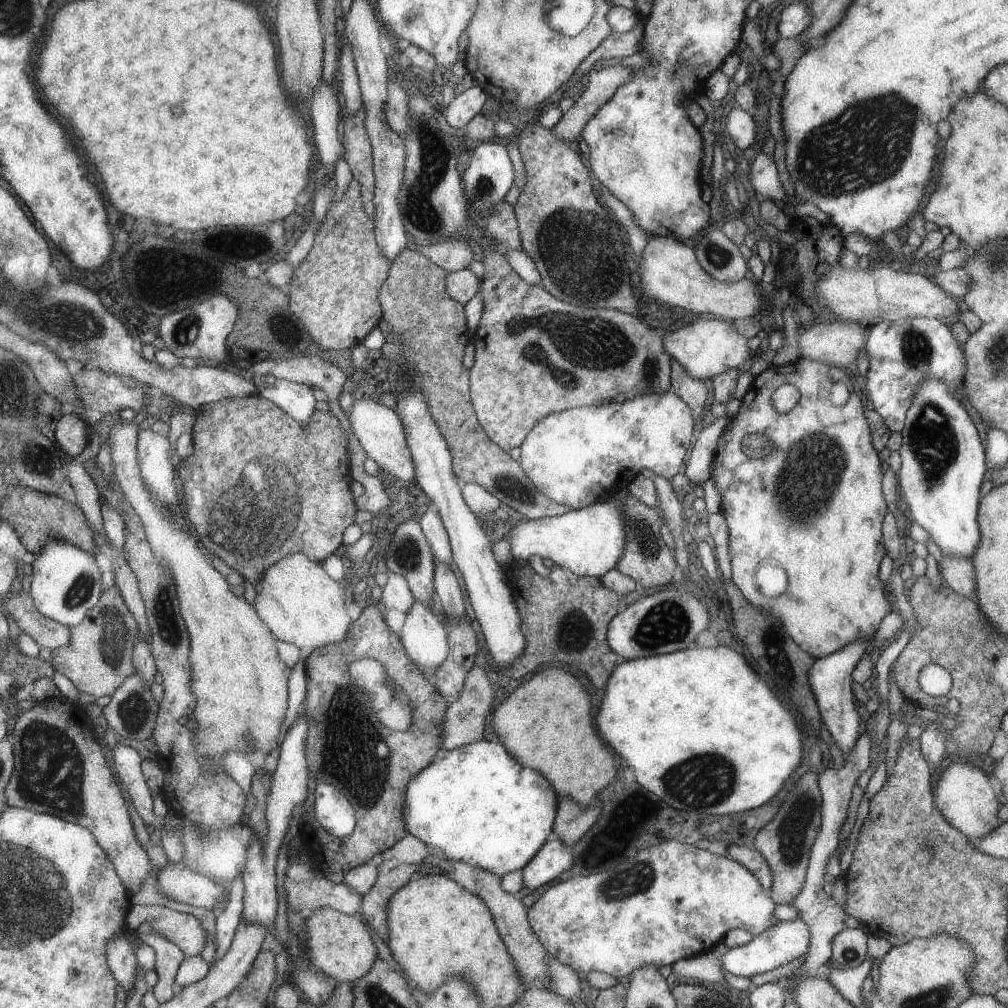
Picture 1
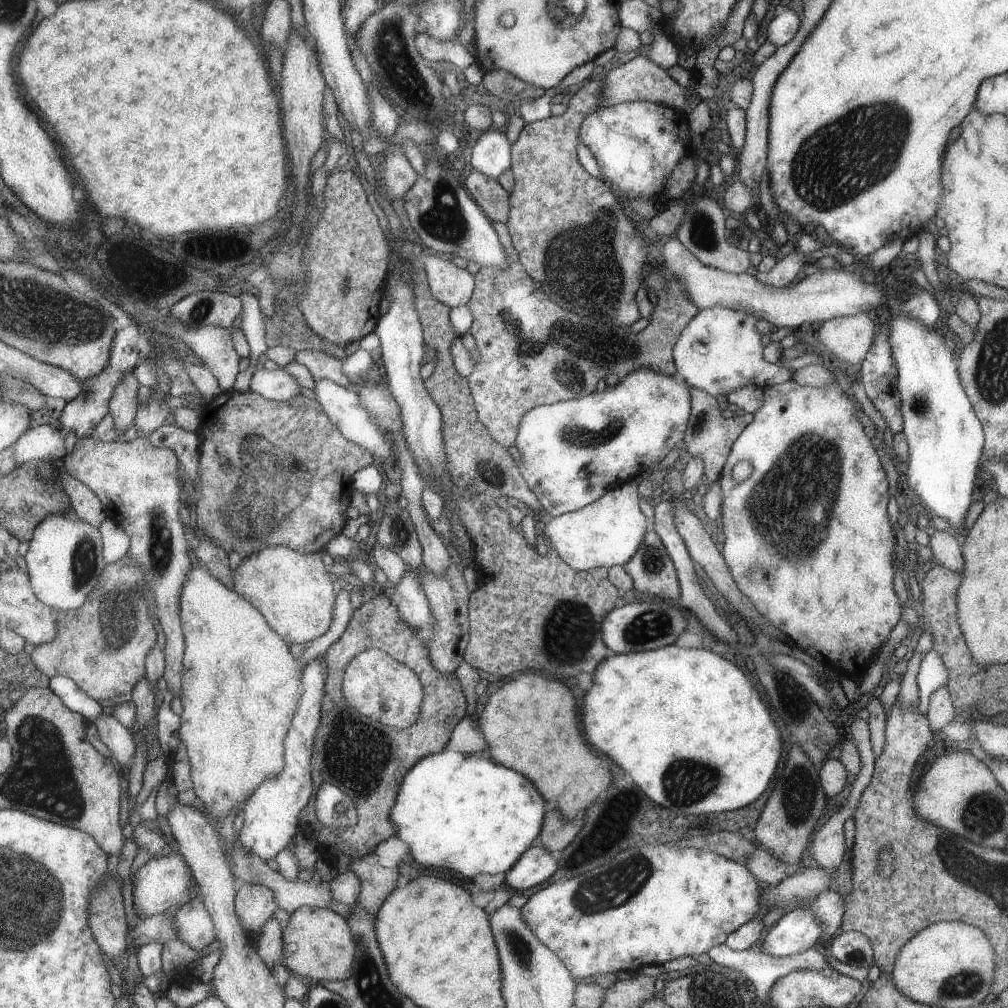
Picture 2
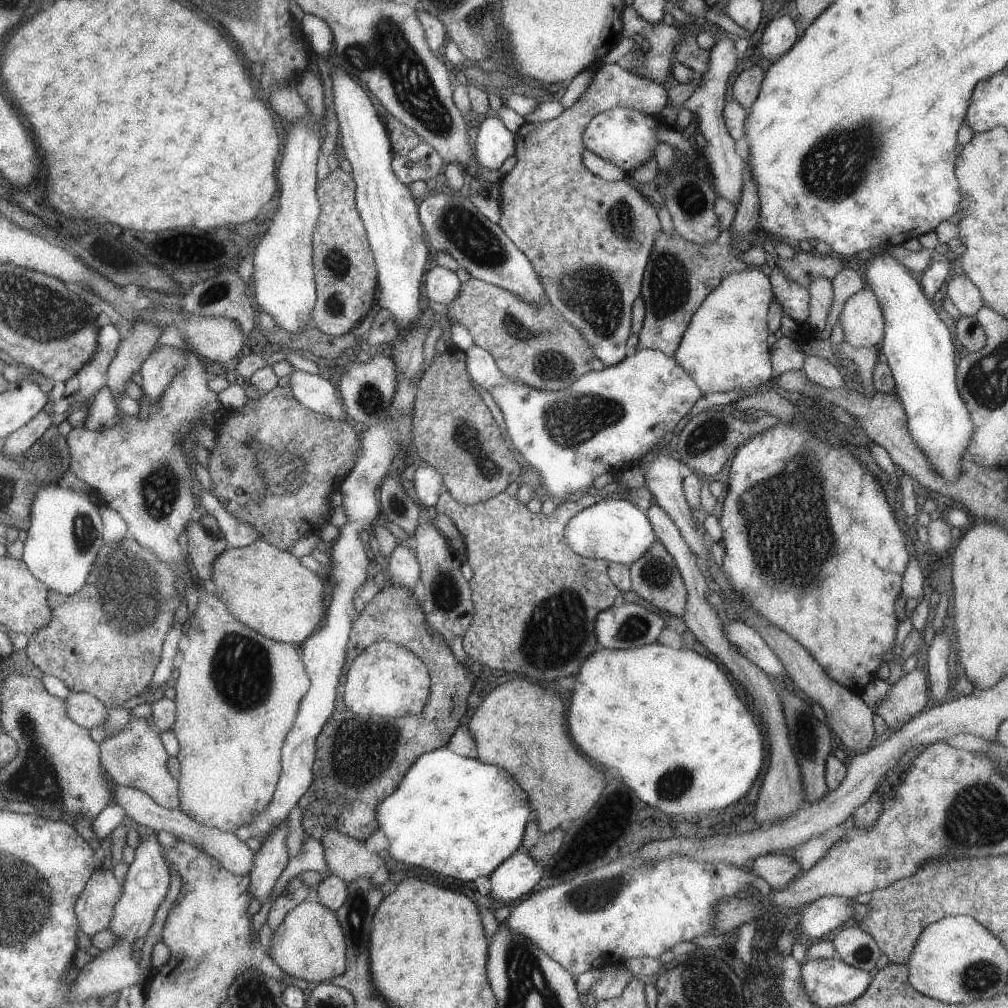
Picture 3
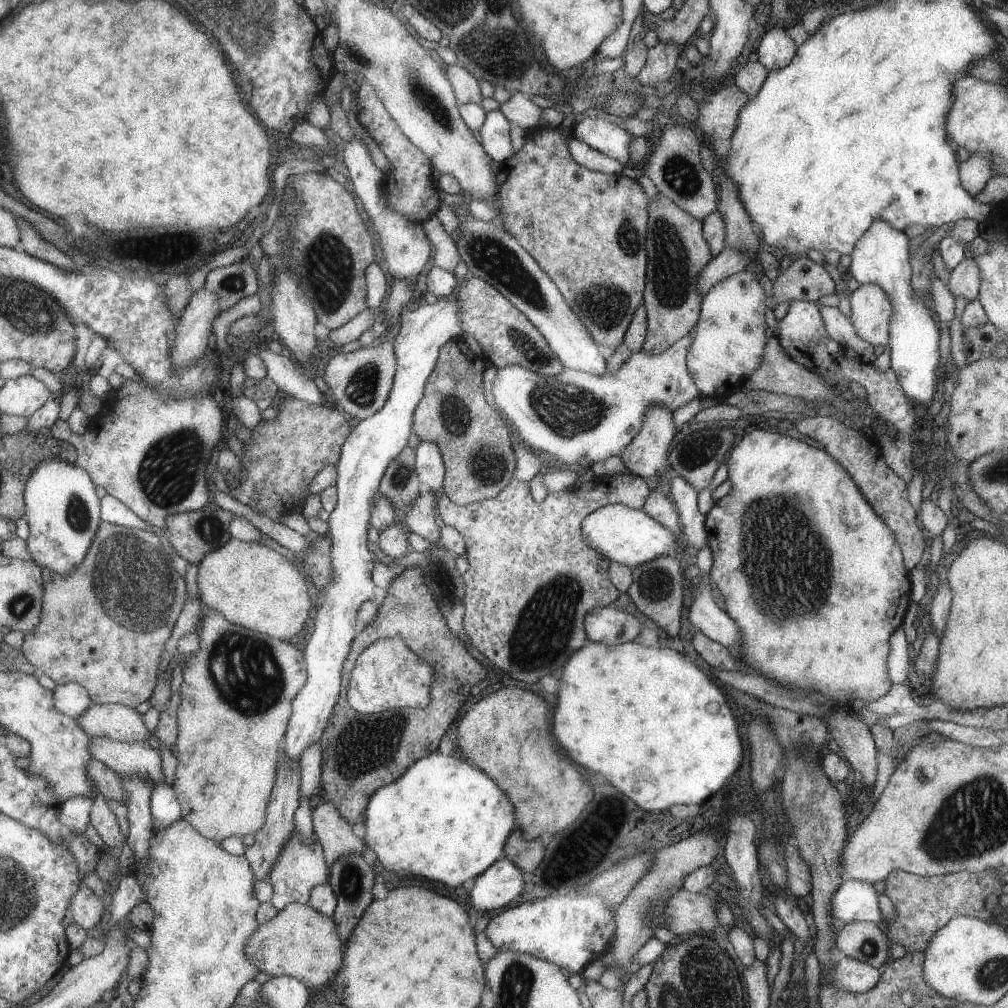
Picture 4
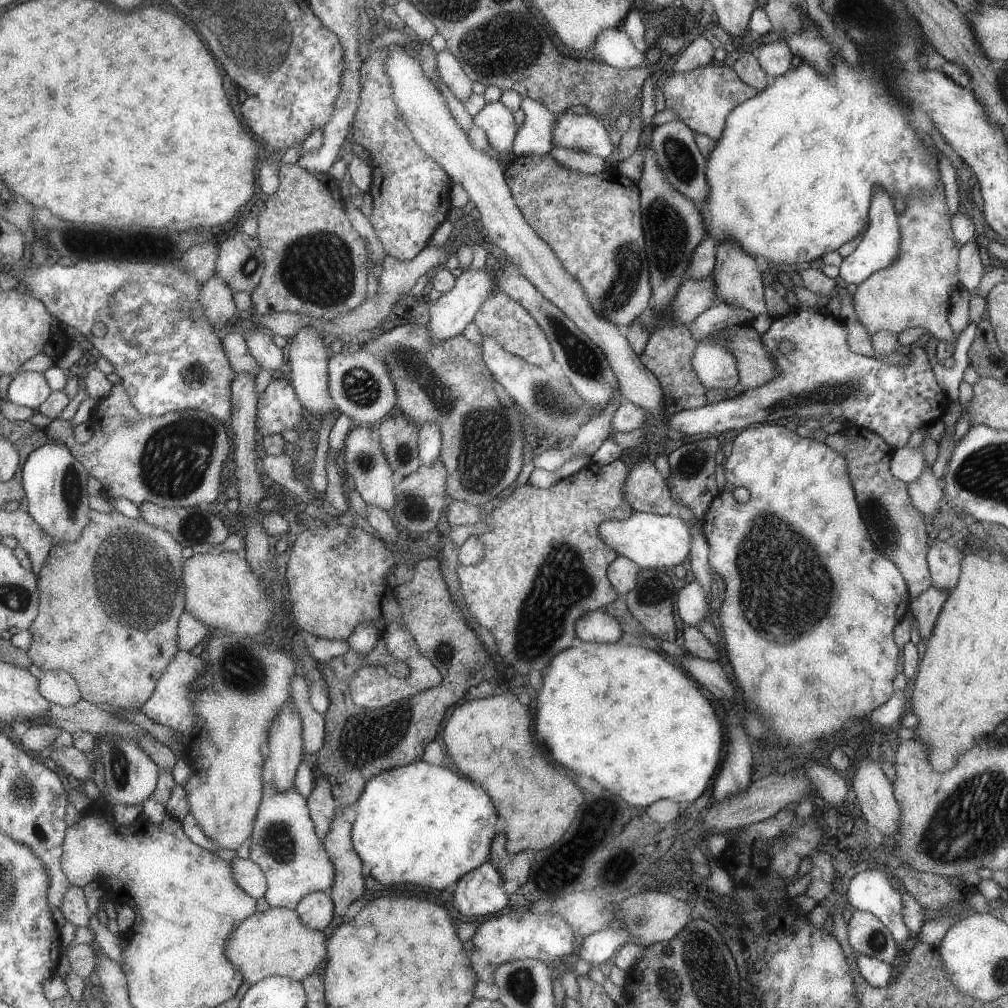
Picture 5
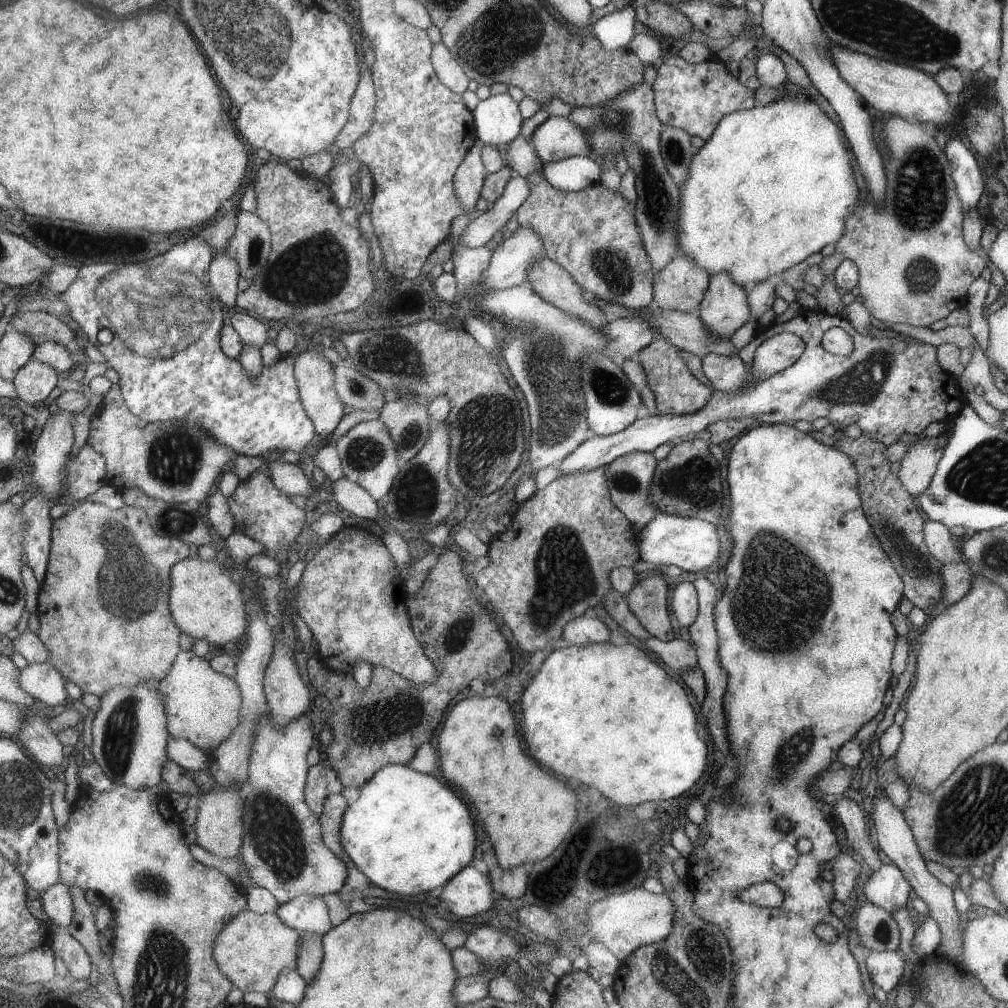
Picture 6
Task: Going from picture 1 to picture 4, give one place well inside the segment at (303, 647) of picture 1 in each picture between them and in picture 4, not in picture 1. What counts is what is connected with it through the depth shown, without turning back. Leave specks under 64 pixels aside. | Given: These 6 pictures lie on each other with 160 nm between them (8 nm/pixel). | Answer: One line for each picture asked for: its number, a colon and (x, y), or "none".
2: (292, 591)
3: (266, 588)
4: (250, 585)

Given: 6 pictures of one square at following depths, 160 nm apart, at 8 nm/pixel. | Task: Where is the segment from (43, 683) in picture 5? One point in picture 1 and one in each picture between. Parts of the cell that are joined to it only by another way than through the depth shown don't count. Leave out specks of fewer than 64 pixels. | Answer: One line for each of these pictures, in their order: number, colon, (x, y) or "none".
1: (128, 762)
2: (117, 736)
3: (84, 708)
4: (72, 699)

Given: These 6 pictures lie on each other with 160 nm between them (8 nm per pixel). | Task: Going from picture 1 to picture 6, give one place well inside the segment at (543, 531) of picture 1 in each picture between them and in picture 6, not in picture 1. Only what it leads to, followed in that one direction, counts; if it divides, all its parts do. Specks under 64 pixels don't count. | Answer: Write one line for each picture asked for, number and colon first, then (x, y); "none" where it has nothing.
2: (608, 531)
3: (615, 530)
4: (622, 535)
5: (651, 541)
6: (691, 545)

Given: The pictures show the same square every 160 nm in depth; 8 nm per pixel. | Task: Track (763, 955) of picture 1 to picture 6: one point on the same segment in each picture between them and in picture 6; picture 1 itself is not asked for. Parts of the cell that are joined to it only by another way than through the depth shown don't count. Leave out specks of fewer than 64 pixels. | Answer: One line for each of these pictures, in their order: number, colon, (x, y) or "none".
2: (796, 930)
3: (823, 914)
4: (853, 900)
5: (869, 889)
6: (887, 887)

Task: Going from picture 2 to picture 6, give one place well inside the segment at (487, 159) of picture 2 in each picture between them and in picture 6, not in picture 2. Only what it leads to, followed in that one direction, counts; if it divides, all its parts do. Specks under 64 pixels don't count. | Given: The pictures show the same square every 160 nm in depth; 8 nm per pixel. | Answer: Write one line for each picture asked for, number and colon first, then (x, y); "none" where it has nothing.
3: (493, 143)
4: (494, 131)
5: (495, 119)
6: (497, 120)

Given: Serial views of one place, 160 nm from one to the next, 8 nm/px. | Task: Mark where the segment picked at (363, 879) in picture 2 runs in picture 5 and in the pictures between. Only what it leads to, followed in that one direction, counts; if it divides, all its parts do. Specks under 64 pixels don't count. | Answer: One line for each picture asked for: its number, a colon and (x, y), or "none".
3: (346, 858)
4: (334, 834)
5: (320, 800)

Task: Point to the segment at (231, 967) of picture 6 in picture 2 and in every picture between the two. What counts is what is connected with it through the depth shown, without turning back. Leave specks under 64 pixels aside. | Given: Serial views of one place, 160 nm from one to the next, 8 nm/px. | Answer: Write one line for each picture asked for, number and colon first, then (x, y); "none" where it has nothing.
2: (316, 942)
3: (309, 944)
4: (298, 942)
5: (274, 942)

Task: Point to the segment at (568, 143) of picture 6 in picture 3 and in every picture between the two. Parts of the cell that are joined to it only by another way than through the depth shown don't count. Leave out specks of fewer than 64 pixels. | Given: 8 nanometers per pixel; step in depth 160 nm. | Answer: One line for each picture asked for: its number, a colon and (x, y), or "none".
3: (626, 138)
4: (598, 134)
5: (586, 133)

